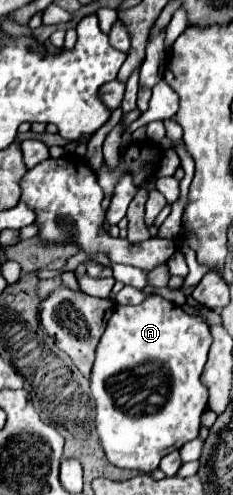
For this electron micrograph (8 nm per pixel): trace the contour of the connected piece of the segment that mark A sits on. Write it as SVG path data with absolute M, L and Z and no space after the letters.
M149 295L139 305L125 305L113 311L97 345L97 359L91 371L91 393L97 403L95 429L107 459L115 467L143 473L155 471L165 455L199 437L201 415L207 409L207 387L201 383L201 373L211 341L209 325L201 317L187 315L179 305L159 295Z

